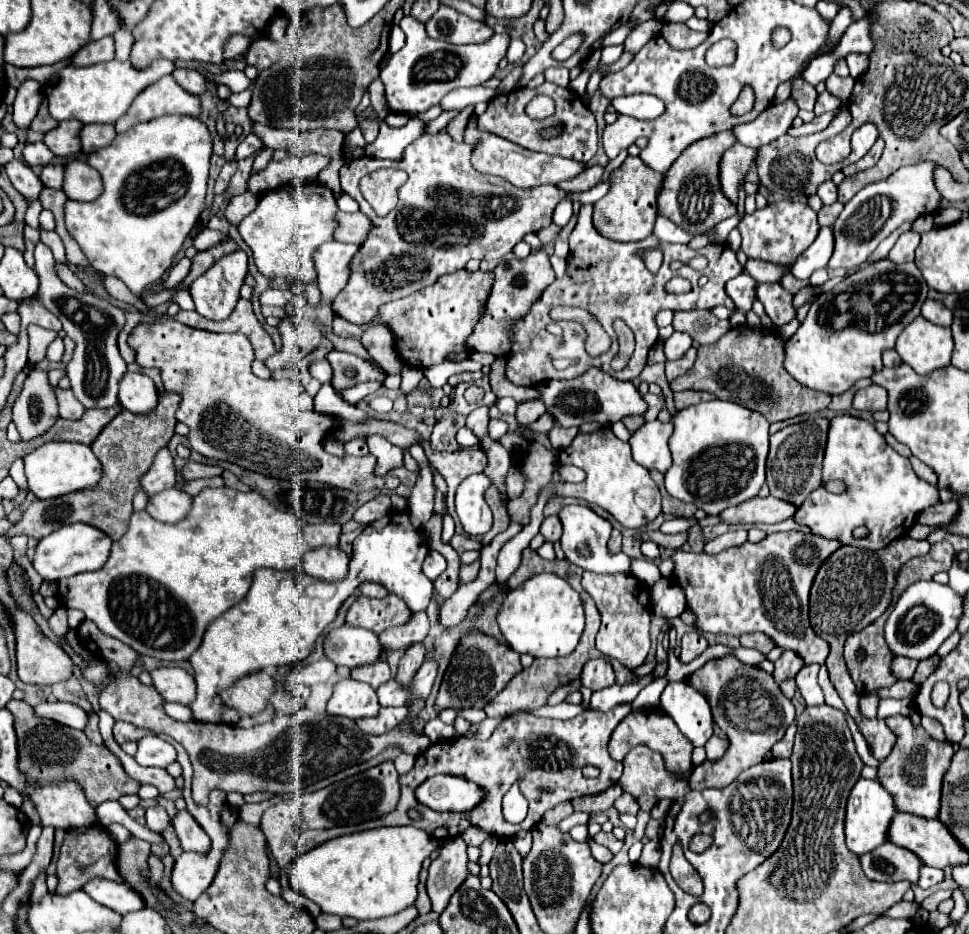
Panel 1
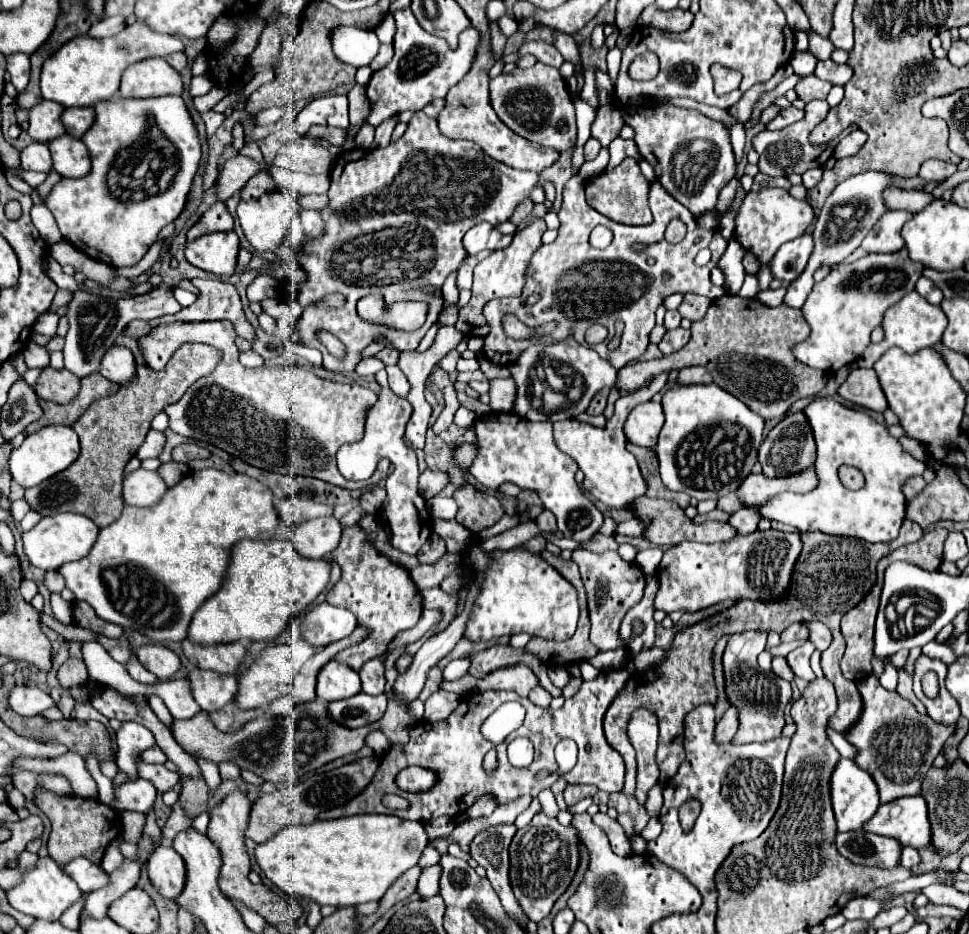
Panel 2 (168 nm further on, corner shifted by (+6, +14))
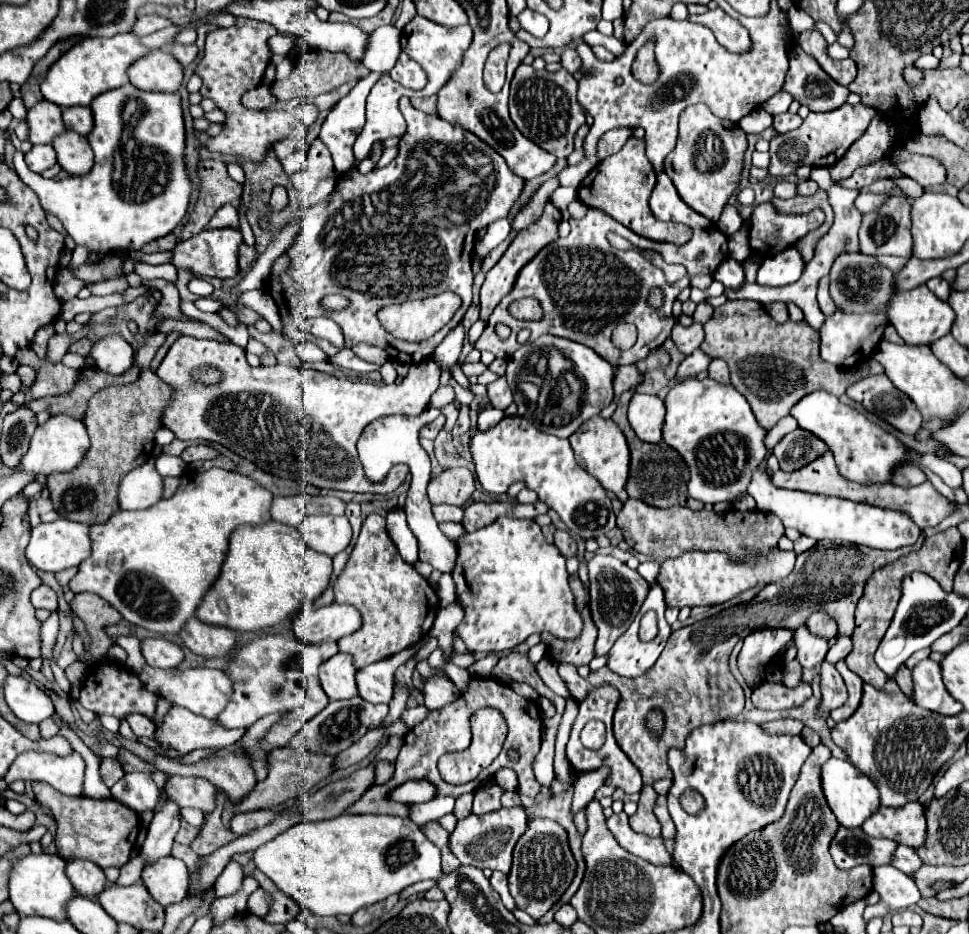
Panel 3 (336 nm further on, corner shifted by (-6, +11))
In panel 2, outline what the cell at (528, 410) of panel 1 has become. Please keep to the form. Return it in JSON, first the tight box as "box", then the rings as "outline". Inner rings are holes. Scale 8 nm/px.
{"box":[490,379,516,413],"outline":[[[512,379],[490,381],[490,409],[494,413],[510,411],[516,399],[516,383]]]}

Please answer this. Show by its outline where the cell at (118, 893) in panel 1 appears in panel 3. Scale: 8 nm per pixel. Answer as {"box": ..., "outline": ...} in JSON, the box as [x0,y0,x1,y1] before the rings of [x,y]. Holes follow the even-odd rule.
{"box":[66,860,106,898],"outline":[[[68,860],[66,862],[66,876],[70,884],[76,888],[78,894],[94,898],[104,886],[106,886],[106,876],[100,866],[92,864],[90,860]]]}

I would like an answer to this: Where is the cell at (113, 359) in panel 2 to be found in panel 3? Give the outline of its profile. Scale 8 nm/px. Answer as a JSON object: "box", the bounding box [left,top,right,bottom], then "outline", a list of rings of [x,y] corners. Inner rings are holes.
{"box":[90,334,134,374],"outline":[[[108,334],[94,342],[90,356],[96,366],[108,374],[122,374],[134,362],[134,348],[118,334]]]}

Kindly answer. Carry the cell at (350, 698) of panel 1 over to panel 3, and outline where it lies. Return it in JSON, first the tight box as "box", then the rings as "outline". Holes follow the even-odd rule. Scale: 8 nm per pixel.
{"box":[318,652,358,700],"outline":[[[344,652],[330,656],[318,668],[320,686],[330,700],[346,700],[358,694],[354,674],[356,674],[356,668],[352,664],[352,656]]]}

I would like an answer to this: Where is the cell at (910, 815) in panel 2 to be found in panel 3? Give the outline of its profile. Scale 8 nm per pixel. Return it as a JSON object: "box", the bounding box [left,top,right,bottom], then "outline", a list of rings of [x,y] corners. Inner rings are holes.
{"box":[862,802,926,848],"outline":[[[908,802],[900,808],[878,806],[866,824],[862,824],[862,830],[874,838],[888,838],[918,848],[926,840],[926,818],[918,802]]]}

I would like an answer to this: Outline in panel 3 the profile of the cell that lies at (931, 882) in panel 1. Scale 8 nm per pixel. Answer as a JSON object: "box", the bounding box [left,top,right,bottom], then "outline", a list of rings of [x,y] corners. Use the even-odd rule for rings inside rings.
{"box":[890,844,922,874],"outline":[[[898,844],[896,852],[894,852],[892,860],[890,860],[890,864],[894,868],[898,868],[900,872],[904,872],[904,874],[912,874],[912,872],[916,872],[916,868],[922,866],[922,860],[918,858],[918,854],[916,854],[914,848]]]}

